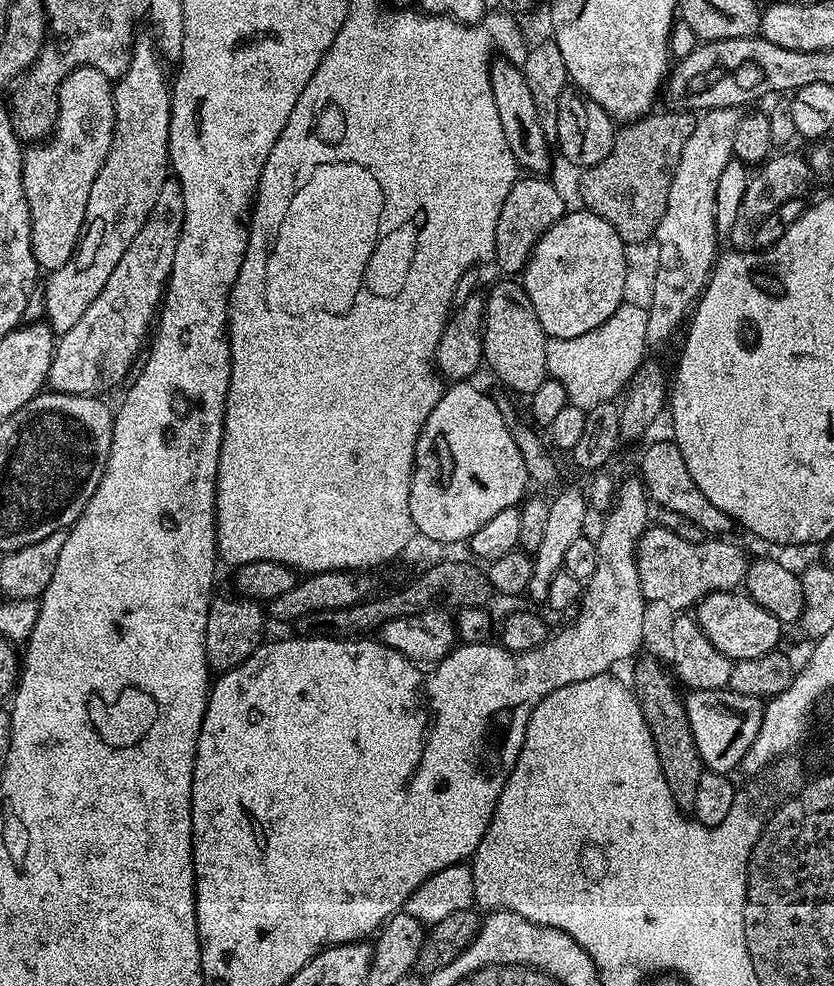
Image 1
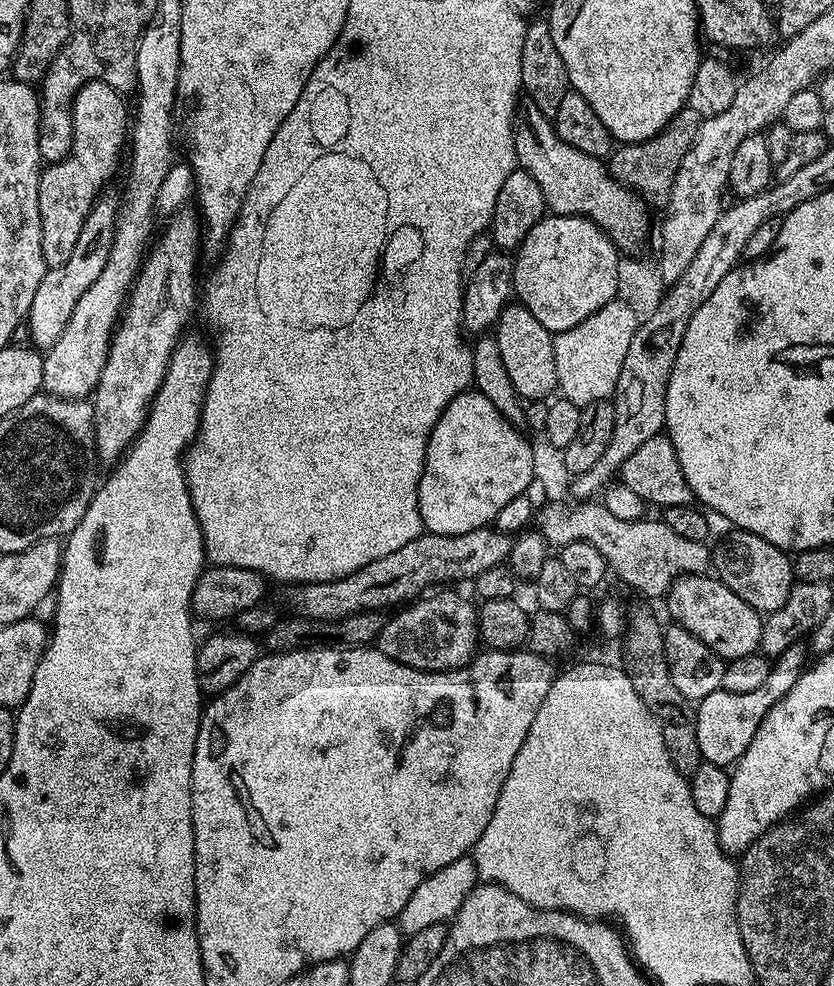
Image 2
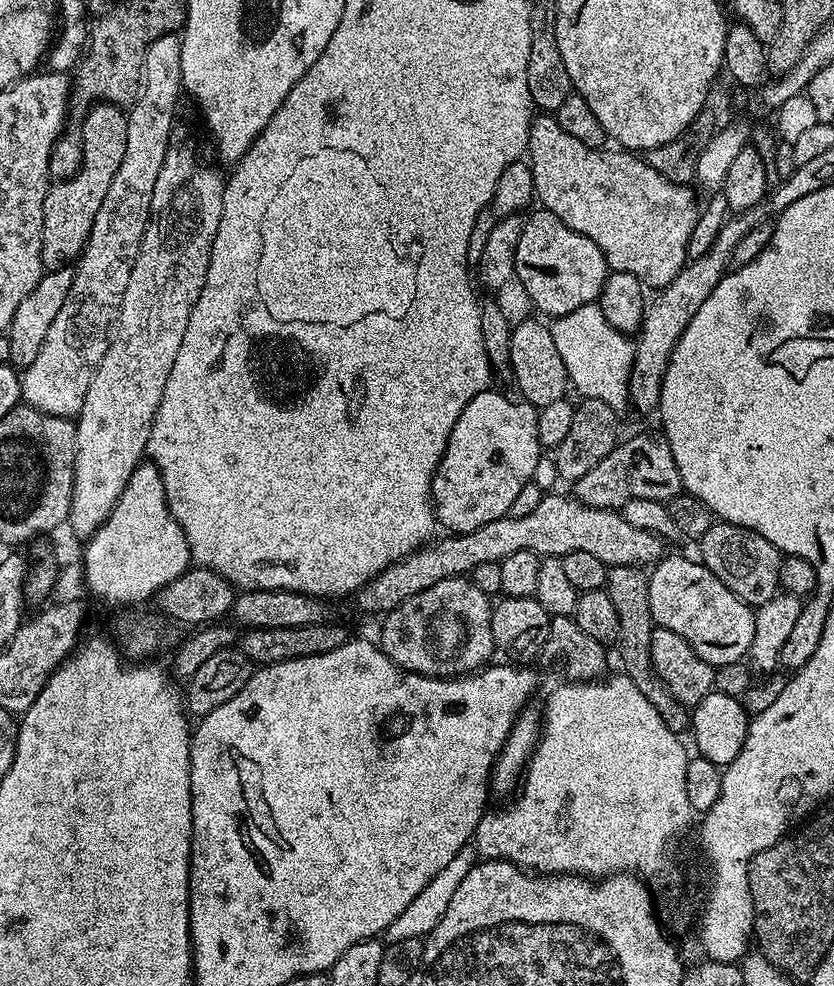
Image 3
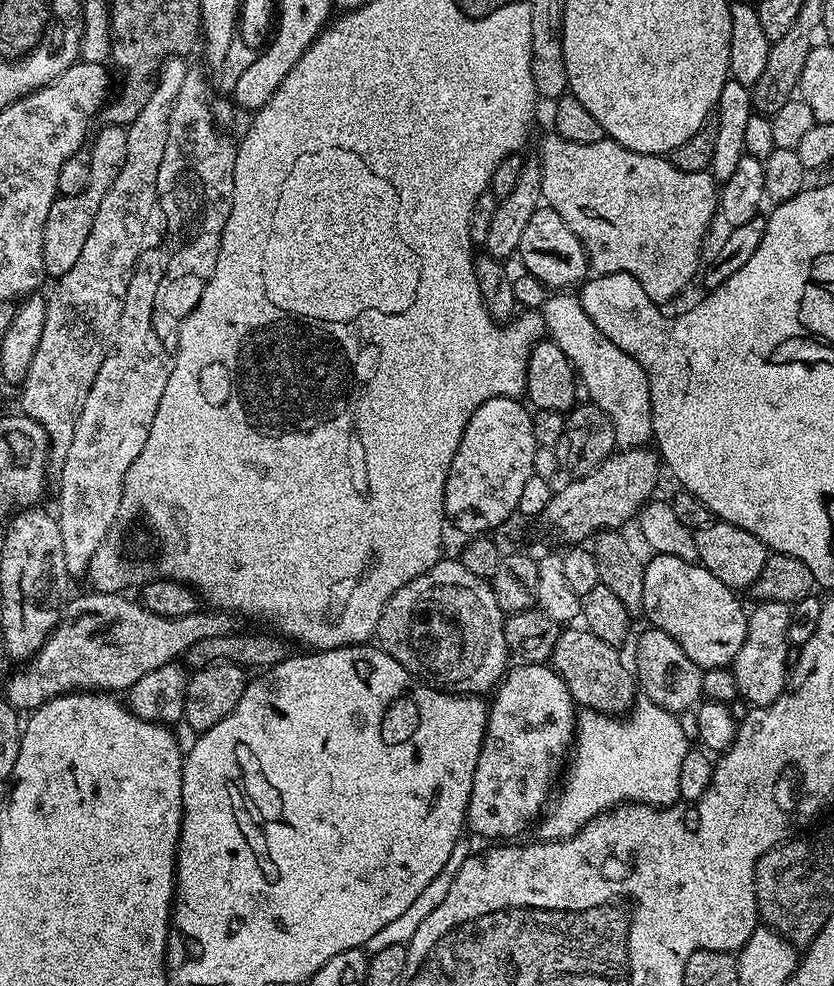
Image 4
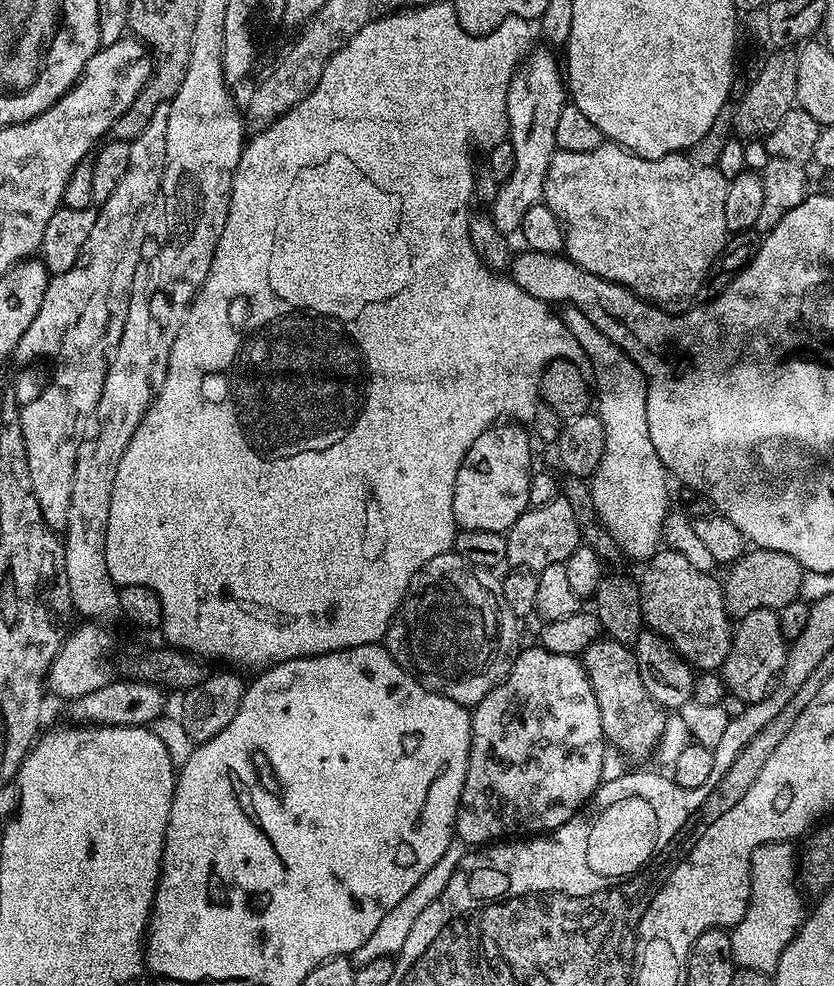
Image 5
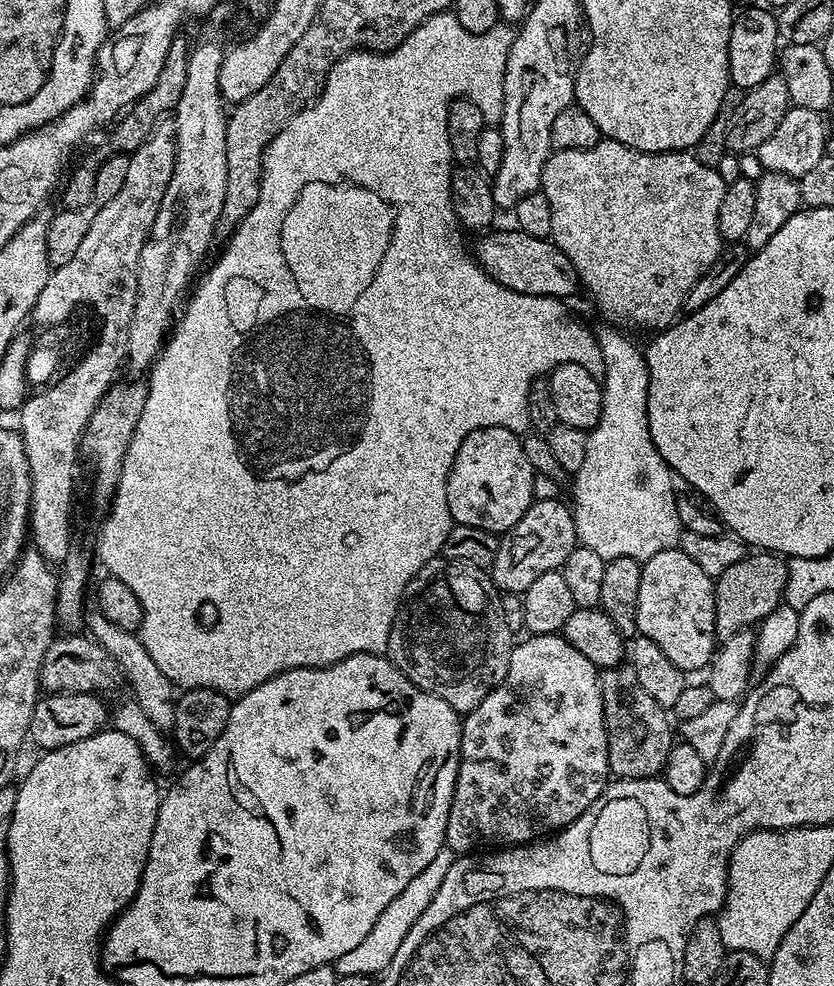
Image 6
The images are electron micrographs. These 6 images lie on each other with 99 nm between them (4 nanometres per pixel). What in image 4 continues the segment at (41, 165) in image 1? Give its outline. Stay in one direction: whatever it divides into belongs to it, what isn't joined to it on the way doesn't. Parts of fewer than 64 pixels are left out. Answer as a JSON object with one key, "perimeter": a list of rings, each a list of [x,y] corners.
{"perimeter":[[[104,124],[101,129],[90,140],[90,182],[86,182],[86,190],[73,196],[57,195],[50,206],[50,214],[46,214],[46,226],[42,234],[42,266],[45,277],[58,278],[74,267],[74,262],[78,262],[82,245],[90,234],[90,226],[94,226],[94,214],[98,214],[98,206],[102,206],[102,198],[106,198],[106,190],[114,186],[114,178],[118,178],[122,162],[126,162],[127,127]]]}

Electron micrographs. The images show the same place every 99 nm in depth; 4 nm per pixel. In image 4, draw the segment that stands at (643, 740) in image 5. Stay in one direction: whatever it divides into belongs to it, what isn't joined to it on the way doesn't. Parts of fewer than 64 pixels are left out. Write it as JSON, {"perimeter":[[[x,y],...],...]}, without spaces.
{"perimeter":[[[568,626],[563,629],[560,633],[560,637],[558,638],[558,642],[554,646],[554,650],[552,651],[552,658],[550,661],[551,667],[556,669],[556,673],[564,679],[566,682],[566,686],[570,691],[572,691],[572,698],[576,701],[577,705],[581,709],[591,710],[594,712],[604,712],[608,716],[620,716],[621,714],[627,713],[629,709],[631,709],[632,705],[636,703],[638,699],[638,681],[634,675],[633,669],[631,667],[628,668],[624,665],[624,660],[619,656],[617,645],[615,644],[607,644],[606,642],[602,642],[602,638],[598,638],[593,632],[588,631],[587,627],[579,626],[580,628],[572,628],[576,626]]]}

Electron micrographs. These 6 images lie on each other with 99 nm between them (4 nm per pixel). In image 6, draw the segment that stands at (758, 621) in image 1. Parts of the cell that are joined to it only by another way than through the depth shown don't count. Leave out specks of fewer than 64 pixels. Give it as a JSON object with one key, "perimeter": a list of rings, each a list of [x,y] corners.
{"perimeter":[[[679,547],[670,550],[662,550],[662,554],[654,554],[654,558],[643,561],[642,564],[642,582],[638,582],[638,614],[636,615],[636,630],[639,635],[650,638],[650,642],[655,642],[662,649],[662,654],[666,654],[666,658],[670,658],[670,662],[674,662],[674,666],[681,668],[686,674],[692,674],[699,670],[707,669],[712,663],[712,657],[716,655],[718,647],[718,637],[716,635],[716,623],[714,622],[714,594],[716,586],[713,577],[706,574],[706,570],[702,570],[702,566],[698,566],[698,562],[694,562],[694,558],[690,558],[685,552],[680,551]]]}

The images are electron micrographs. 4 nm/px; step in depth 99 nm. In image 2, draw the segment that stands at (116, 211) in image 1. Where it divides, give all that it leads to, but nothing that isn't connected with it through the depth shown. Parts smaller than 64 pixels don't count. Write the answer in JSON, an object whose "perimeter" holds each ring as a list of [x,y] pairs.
{"perimeter":[[[105,195],[96,201],[90,210],[86,222],[82,226],[82,234],[78,234],[78,243],[70,254],[70,259],[62,266],[48,268],[42,282],[38,282],[38,290],[34,293],[34,302],[30,302],[30,310],[26,317],[28,336],[37,349],[47,350],[62,338],[62,330],[66,330],[66,322],[70,322],[70,314],[74,314],[74,306],[94,282],[98,282],[98,274],[106,267],[106,258],[110,258],[110,246],[116,229],[117,197]]]}

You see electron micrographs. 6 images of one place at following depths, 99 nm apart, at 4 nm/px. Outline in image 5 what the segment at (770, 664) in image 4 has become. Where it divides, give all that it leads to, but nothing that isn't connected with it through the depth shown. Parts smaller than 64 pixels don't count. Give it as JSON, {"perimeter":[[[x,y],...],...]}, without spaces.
{"perimeter":[[[773,609],[754,610],[751,614],[739,617],[735,621],[732,645],[724,659],[722,677],[724,687],[733,696],[747,706],[765,700],[772,691],[779,675],[788,661],[789,645],[784,644],[784,628]]]}

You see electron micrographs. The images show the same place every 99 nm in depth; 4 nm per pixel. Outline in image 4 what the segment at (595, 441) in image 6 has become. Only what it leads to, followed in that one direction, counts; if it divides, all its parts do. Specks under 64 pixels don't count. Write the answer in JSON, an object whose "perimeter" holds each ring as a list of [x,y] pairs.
{"perimeter":[[[560,290],[549,296],[552,297],[545,302],[542,309],[547,335],[564,351],[566,358],[572,363],[583,391],[584,388],[588,391],[587,399],[598,405],[608,415],[610,422],[614,422],[616,443],[621,449],[645,447],[652,440],[652,407],[650,386],[642,366],[638,366],[638,362],[634,362],[634,358],[630,358],[626,350],[618,350],[618,346],[614,346],[614,342],[610,342],[610,338],[606,338],[606,334],[602,334],[602,330],[598,330],[594,322],[590,322],[590,314],[582,310],[579,295],[568,290]]]}

